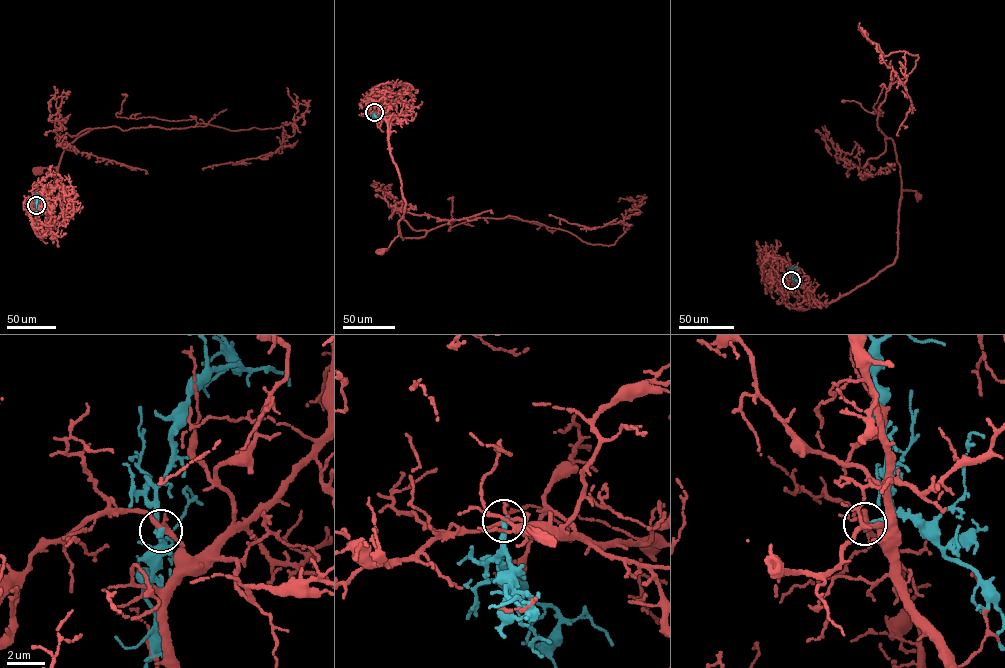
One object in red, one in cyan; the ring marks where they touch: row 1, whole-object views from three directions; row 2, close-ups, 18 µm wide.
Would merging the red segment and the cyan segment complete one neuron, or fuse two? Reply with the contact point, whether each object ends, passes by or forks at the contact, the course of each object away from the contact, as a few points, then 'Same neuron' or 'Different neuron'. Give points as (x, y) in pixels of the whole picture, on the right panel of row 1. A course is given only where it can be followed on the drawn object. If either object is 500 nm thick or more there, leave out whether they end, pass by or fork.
Place: (791, 280). At the ring red forks. At the ring cyan ends. Course of red: (791, 280), (797, 292), (813, 306), (830, 303), (869, 281), (894, 261), (902, 190), (915, 191), (919, 195). Course of cyan: (791, 280), (789, 266). Different neuron

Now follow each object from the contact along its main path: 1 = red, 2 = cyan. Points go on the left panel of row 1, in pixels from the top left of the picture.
1: (36, 205), (36, 224), (40, 239), (53, 226), (52, 186), (56, 167), (37, 170)
2: (36, 205), (39, 196), (35, 192)

